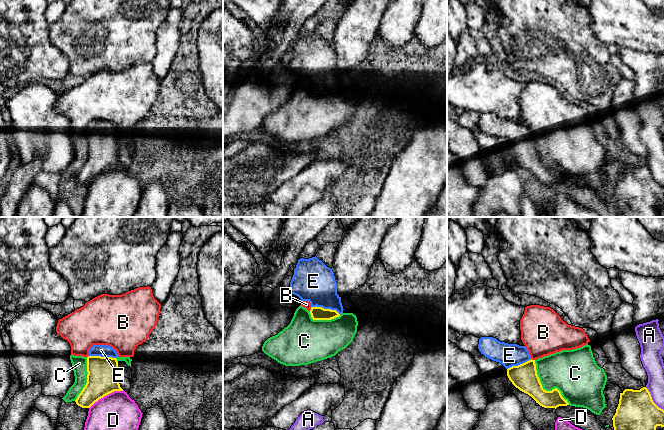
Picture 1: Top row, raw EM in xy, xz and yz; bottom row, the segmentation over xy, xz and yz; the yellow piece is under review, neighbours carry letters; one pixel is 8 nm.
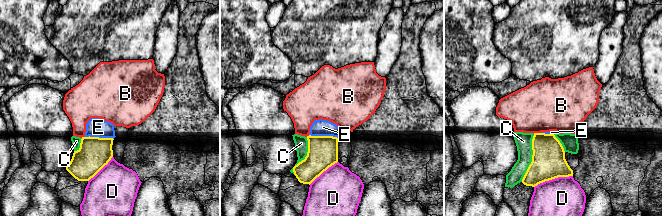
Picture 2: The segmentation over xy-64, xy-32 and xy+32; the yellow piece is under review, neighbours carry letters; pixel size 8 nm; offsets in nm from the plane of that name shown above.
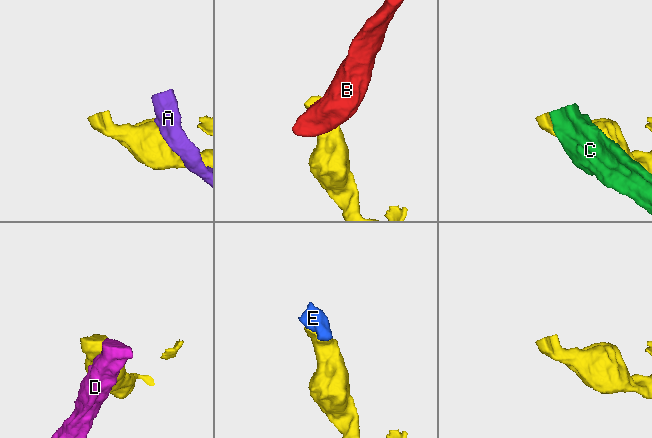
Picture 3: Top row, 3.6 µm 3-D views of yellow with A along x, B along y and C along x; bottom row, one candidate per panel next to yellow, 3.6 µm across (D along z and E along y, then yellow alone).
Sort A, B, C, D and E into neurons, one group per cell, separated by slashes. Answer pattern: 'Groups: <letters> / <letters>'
Groups: A / B C / D / E

